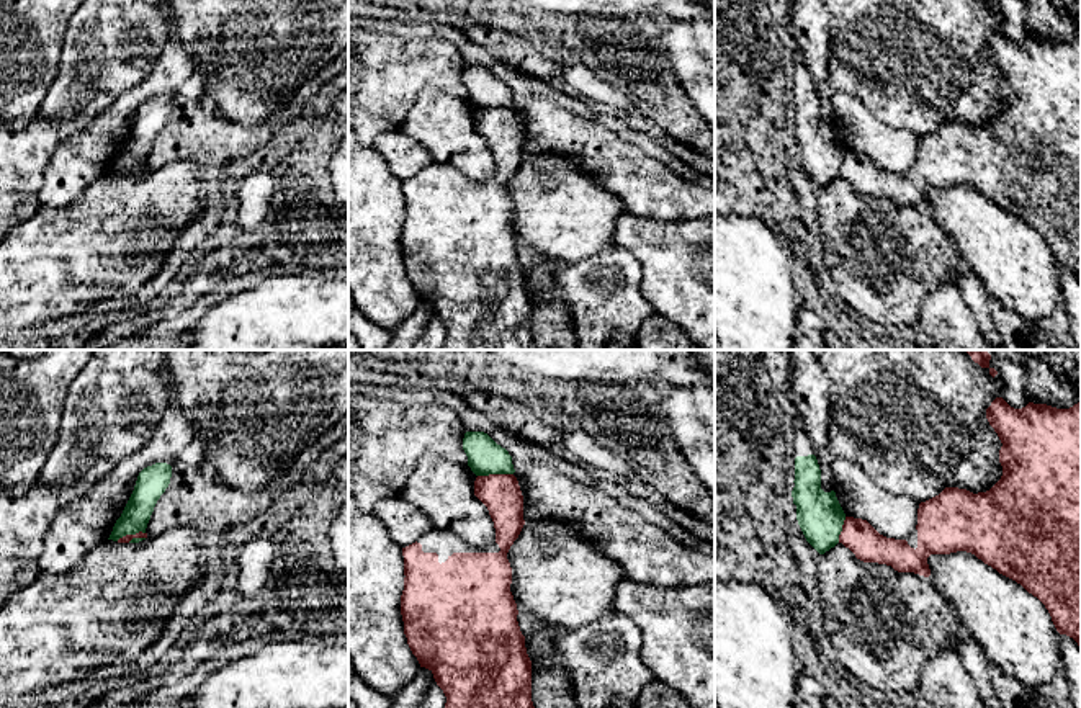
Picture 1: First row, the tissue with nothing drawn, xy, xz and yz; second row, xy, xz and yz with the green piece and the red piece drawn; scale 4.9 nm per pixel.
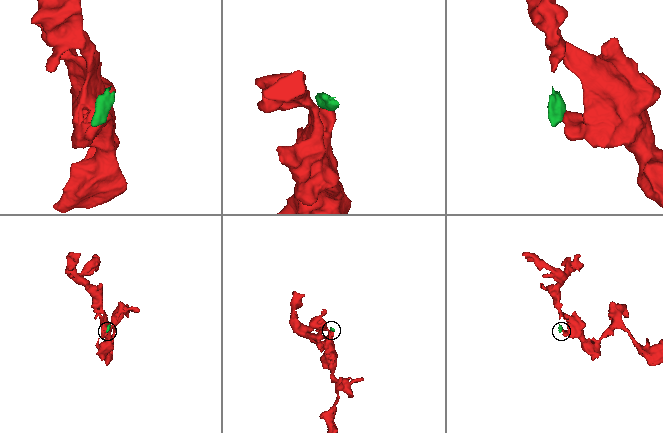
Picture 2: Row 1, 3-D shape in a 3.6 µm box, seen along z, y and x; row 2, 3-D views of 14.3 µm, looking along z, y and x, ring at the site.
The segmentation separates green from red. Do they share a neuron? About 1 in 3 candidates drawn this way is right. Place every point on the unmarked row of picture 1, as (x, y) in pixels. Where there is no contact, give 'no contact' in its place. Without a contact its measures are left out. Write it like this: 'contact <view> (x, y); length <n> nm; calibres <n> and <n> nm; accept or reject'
contact xy (130, 167); length 150 nm; calibres 140 and 40 nm; reject

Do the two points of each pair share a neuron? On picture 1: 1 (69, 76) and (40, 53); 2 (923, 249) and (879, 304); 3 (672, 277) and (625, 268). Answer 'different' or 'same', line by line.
1: different
2: same
3: different

